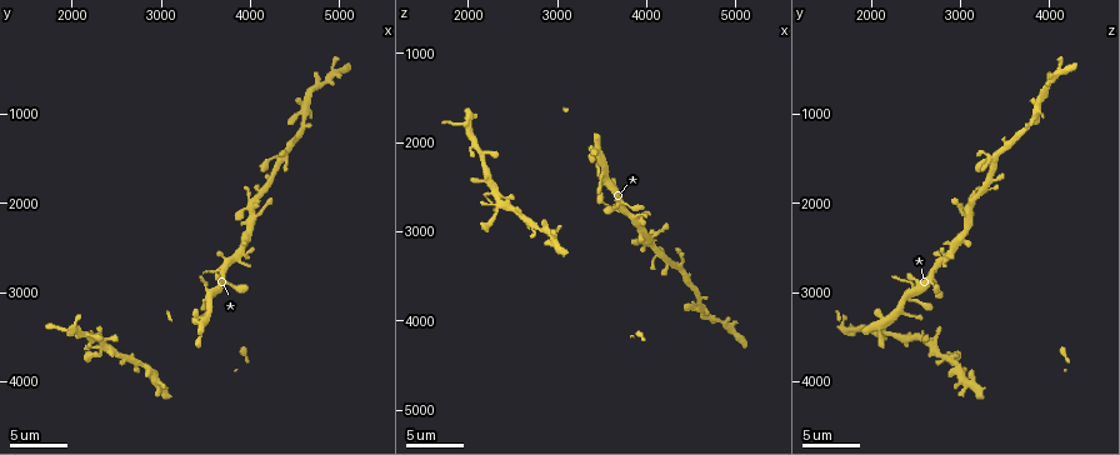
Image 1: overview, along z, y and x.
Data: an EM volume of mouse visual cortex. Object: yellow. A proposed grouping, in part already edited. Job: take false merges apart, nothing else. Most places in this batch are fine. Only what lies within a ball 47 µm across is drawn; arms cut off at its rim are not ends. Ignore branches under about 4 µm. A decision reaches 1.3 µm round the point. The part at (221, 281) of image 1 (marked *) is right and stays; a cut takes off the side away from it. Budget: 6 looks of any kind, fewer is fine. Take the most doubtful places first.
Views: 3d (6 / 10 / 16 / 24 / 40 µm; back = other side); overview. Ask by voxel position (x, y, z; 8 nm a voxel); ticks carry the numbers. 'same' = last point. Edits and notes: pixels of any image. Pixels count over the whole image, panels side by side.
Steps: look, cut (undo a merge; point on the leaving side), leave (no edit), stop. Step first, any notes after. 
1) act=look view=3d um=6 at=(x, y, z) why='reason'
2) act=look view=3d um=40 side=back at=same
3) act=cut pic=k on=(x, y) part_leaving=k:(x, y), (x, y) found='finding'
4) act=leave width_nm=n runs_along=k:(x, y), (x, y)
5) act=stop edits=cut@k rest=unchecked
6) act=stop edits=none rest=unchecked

act=look view=3d um=16 at=(4200, 1650, 3300) why='three arms meet'

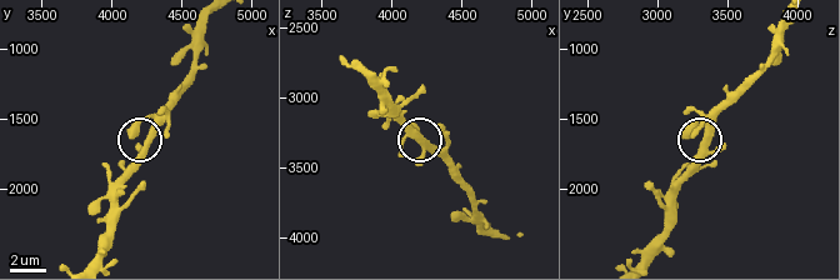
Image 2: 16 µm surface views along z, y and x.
act=look view=3d um=6 at=(4240, 1680, 3300)

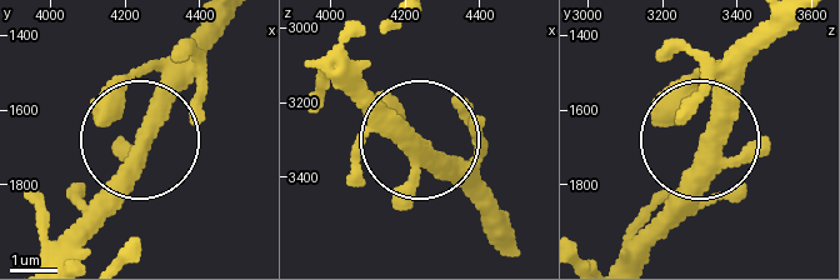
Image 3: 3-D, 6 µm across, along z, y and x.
act=leave arms=3 found='all the same cell'

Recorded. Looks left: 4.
act=look view=3d um=10 at=(4600, 950, 3850) why='thick turns thin'

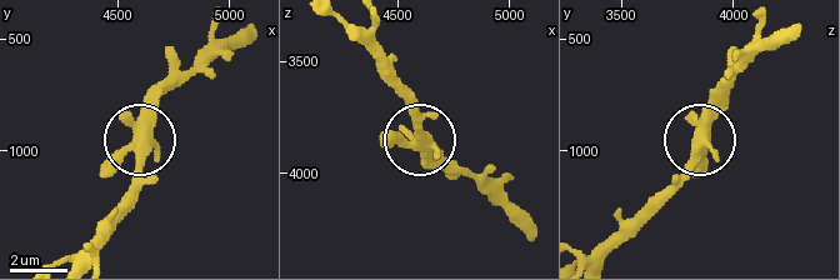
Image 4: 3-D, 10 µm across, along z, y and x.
act=leave arms=5 runs_along=4:(596, 256), (685, 163), (726, 58) found='continuous, no second cell'

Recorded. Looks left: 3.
act=look view=3d um=6 at=(2300, 3500, 2500) why='side arm on a straight run'

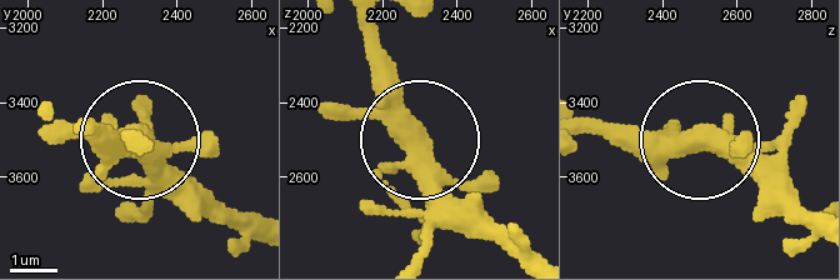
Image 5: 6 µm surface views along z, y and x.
act=leave arms=3 found='all the same cell'

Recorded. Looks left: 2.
act=stop edits=none rest=unchecked

